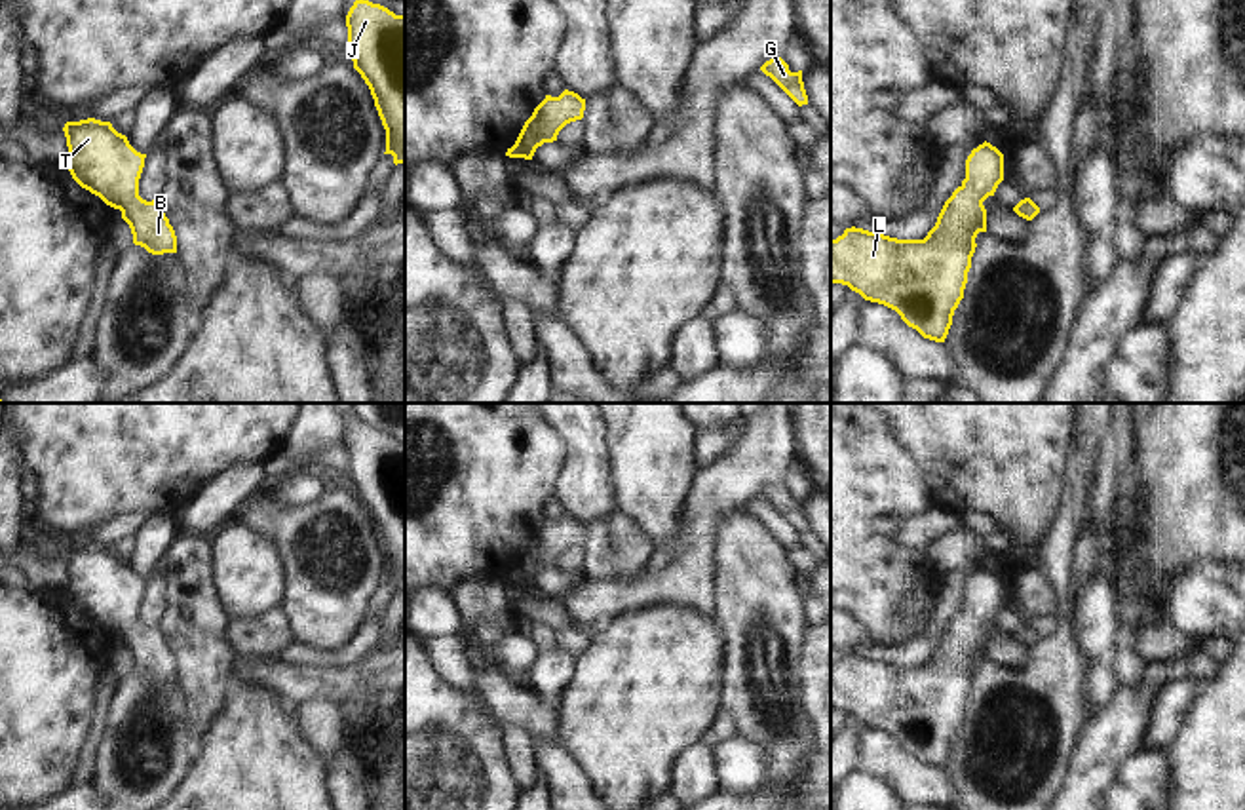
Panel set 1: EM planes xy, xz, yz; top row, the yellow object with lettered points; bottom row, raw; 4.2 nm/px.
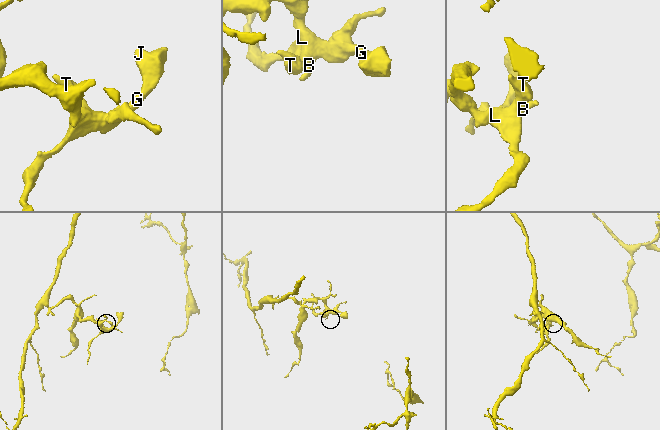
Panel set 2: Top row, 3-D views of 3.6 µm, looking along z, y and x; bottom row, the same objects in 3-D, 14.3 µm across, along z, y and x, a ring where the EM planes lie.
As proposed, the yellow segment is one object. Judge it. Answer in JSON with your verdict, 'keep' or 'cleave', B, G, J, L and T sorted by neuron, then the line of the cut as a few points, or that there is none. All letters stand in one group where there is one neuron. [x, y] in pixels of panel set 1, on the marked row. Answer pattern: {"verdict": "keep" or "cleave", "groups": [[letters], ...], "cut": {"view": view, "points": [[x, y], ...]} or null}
{"verdict": "keep", "groups": [["B", "G", "J", "L", "T"]], "cut": null}

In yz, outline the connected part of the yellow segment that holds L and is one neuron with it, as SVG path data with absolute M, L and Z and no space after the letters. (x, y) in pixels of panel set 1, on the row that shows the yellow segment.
M990 143L971 150L966 160L966 179L945 202L935 226L924 240L897 240L863 228L846 228L831 240L831 283L848 285L865 300L895 310L901 319L924 338L945 342L954 310L964 299L975 238L986 232L983 202L994 196L1004 181L1004 154Z

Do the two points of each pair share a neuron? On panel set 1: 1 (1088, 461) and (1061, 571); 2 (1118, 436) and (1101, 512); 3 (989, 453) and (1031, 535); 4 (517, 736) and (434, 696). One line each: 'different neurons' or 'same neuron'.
1: same neuron
2: same neuron
3: same neuron
4: different neurons

